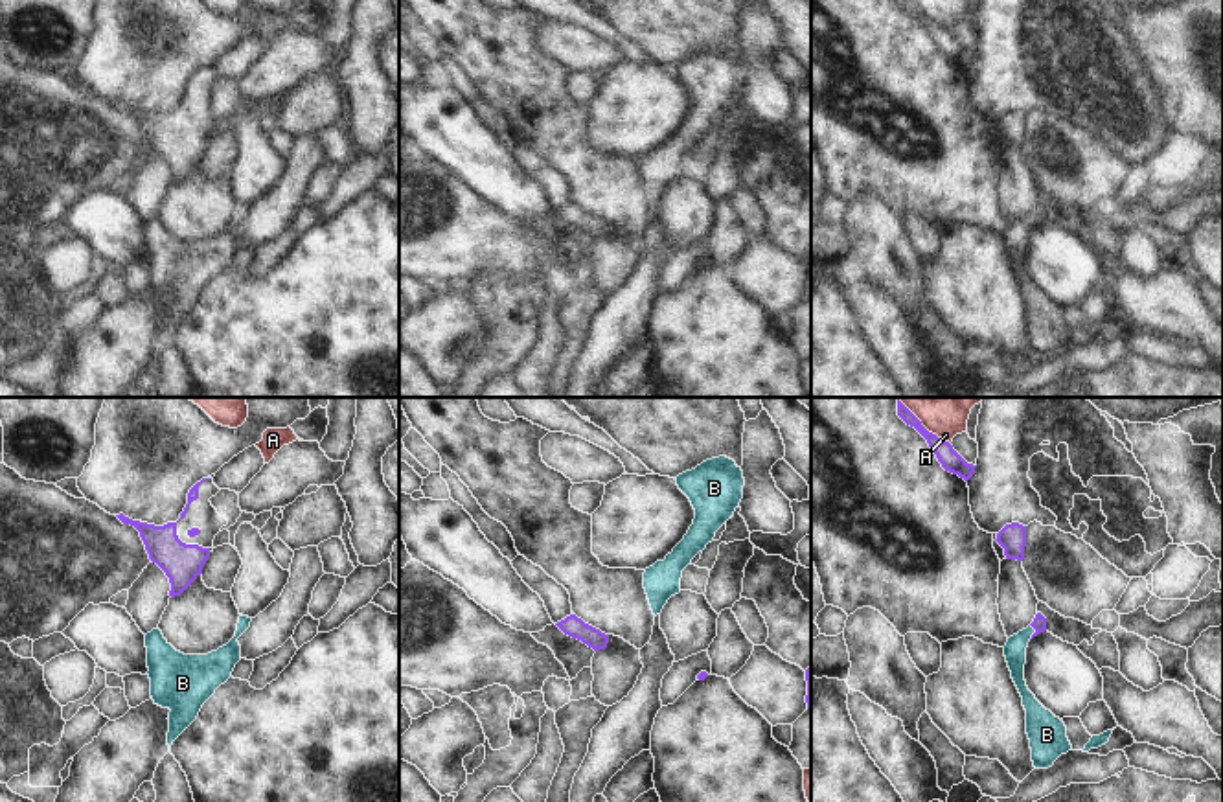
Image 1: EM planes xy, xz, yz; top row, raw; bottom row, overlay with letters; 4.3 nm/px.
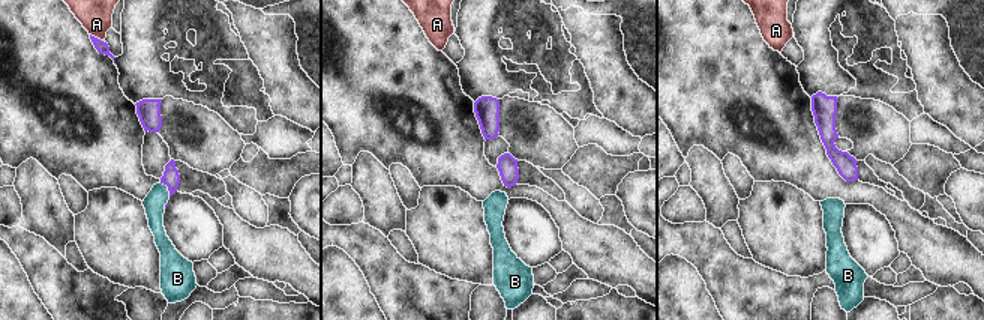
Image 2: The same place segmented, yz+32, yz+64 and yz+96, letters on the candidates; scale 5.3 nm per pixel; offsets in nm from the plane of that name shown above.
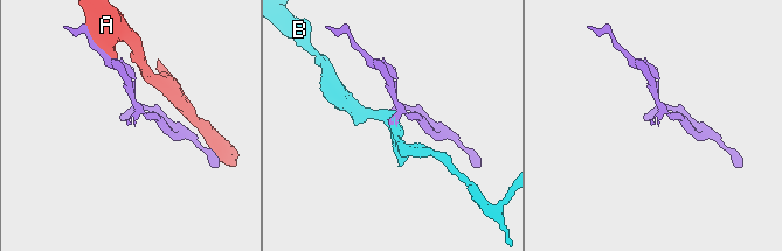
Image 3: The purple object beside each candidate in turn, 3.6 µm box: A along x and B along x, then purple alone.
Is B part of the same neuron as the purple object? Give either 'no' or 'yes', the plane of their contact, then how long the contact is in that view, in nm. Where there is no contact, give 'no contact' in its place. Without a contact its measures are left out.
yes; meets purple in yz; contact 70 nm long

